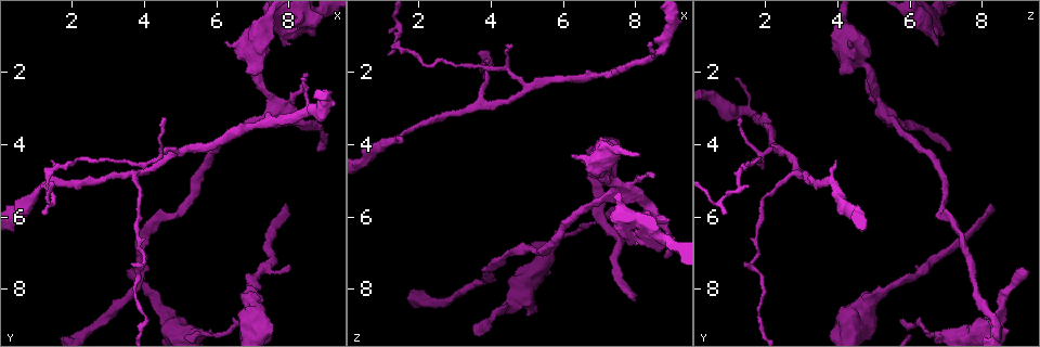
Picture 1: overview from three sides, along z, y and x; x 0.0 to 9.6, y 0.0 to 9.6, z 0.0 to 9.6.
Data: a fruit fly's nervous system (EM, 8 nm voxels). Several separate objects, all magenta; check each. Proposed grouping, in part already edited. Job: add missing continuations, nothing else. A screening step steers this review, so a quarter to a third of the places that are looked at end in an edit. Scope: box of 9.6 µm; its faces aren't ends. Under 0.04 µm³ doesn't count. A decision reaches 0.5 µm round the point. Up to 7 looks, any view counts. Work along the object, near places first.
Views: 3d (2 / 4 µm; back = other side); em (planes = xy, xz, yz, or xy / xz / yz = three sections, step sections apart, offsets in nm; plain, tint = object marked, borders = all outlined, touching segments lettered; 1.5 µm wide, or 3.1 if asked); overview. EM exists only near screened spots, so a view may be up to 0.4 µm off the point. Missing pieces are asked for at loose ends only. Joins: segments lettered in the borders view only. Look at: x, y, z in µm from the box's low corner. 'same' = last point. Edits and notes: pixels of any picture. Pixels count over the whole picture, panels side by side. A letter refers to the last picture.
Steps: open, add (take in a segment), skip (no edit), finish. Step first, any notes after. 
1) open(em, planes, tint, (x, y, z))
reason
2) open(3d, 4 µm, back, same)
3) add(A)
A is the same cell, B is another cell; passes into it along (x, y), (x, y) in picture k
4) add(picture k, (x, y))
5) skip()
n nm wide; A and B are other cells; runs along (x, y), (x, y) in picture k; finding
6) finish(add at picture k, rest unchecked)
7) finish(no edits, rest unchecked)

open(3d, 4 µm, (7.90, 5.60, 8.25))
an open end

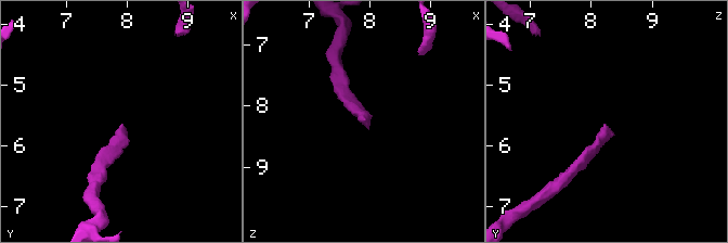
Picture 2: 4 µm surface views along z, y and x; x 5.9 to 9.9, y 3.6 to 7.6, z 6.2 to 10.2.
open(em, xy, step 8, tint, (8.00, 5.60, 8.25))
need the tissue

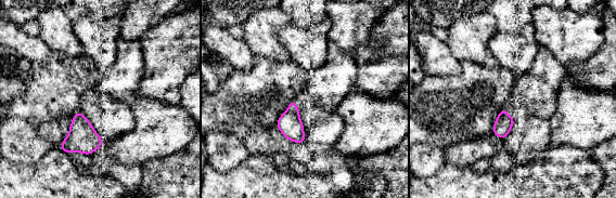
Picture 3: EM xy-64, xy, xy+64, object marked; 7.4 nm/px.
open(em, planes, borders, same)
cut it another way

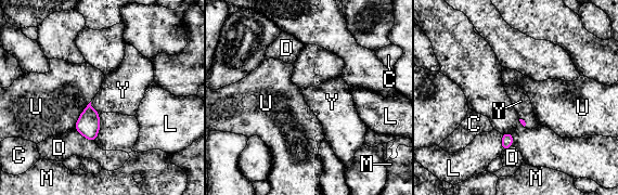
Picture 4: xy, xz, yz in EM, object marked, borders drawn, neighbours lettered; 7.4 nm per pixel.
add(Y)
U touches over 240 nm; Y is the same cell, C, D, L, M and U are other cells; it goes on there

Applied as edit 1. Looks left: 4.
open(3d, 2 µm, (8.60, 0.95, 7.00))
thick end

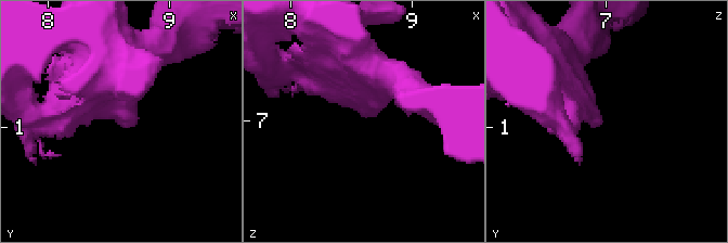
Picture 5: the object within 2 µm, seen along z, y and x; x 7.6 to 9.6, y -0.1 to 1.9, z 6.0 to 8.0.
open(em, planes, borders, (8.68, 0.98, 6.94))

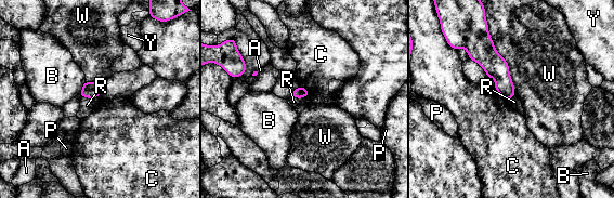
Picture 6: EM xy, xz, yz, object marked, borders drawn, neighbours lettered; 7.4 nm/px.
skip()
A, B, C, P, R, W and Y are other cells; border along (100, 95), (81, 97) in picture 6; none of them fits

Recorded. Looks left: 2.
finish(add at picture 4, rest unchecked)

